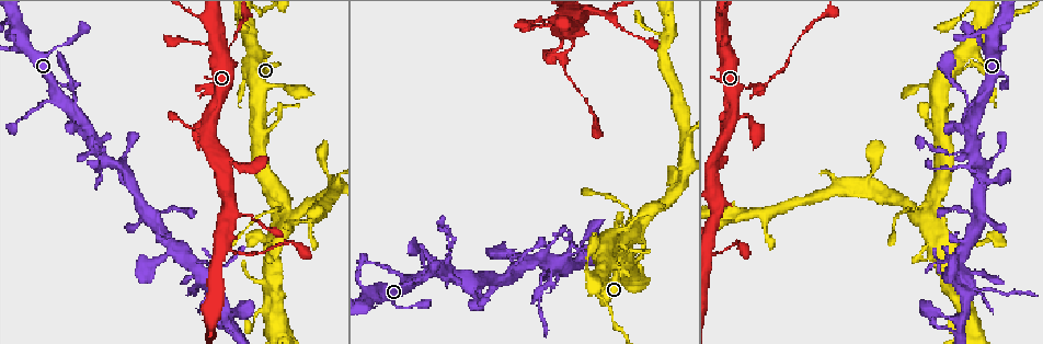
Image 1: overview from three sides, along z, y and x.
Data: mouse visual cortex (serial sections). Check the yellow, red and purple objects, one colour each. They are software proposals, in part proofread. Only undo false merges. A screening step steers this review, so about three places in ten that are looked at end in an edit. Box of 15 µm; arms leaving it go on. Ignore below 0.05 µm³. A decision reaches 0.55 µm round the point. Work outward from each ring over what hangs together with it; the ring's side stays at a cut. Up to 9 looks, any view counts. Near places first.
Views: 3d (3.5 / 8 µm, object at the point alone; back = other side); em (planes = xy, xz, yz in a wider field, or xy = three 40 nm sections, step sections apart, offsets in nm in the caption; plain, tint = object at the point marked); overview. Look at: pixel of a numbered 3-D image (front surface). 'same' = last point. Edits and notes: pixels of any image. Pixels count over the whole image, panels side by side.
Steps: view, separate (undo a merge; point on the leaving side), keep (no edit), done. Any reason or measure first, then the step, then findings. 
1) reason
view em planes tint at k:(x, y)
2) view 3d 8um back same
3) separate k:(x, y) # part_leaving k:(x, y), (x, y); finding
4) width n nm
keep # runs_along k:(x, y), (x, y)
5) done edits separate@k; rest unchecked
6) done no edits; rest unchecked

arms part here
view em planes tint at 1:(213, 84)

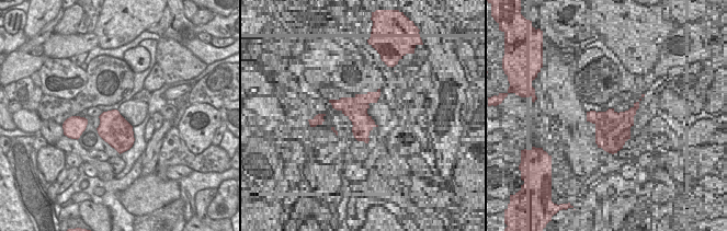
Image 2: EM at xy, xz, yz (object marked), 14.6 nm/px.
view 3d 3.5um same

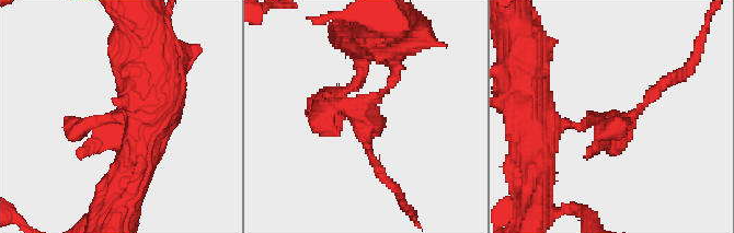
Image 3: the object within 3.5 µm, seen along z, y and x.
separate 3:(102, 119) # part_leaving 3:(585, 126), (618, 126), (661, 85); two cells meet here

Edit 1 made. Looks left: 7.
four or more arms meet
view 3d 8um at 1:(932, 214)

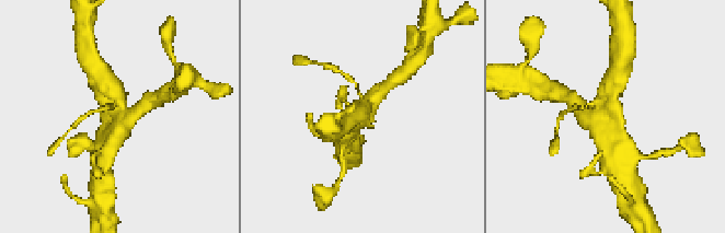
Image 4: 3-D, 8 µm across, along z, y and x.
view 3d 3.5um at 4:(120, 110)

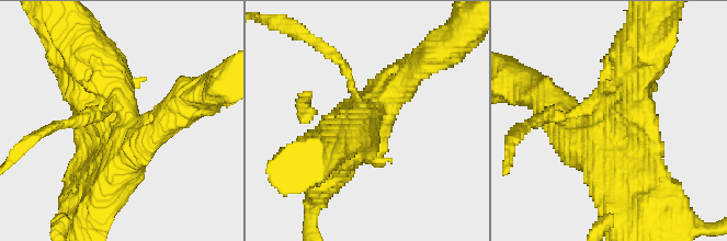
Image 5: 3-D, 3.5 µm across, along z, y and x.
view em xy step 1 tint at 5:(115, 124)

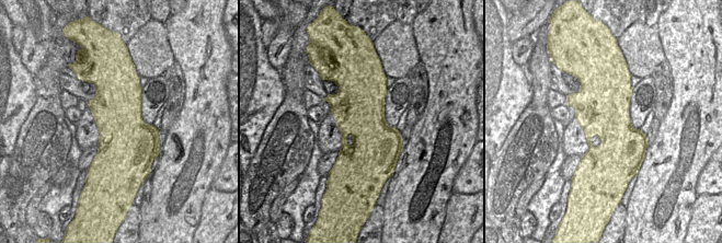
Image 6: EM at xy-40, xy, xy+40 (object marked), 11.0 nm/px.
width 600 nm
keep # runs_along 5:(633, 59), (604, 137), (615, 187); all the same cell

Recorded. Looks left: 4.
abrupt turn
view 3d 8um at 1:(279, 334)

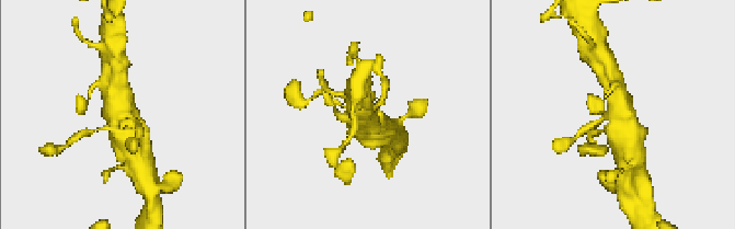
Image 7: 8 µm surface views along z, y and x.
view 3d 3.5um at 7:(611, 113)

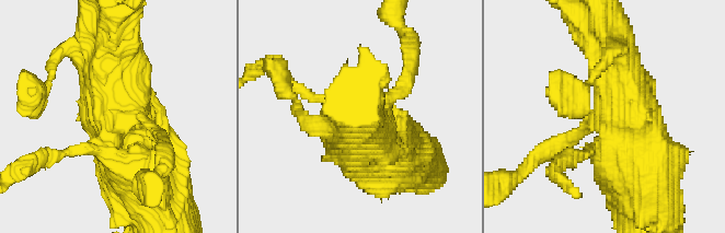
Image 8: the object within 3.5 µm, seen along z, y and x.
now the EM
view em xy step 5 tint at 8:(607, 114)

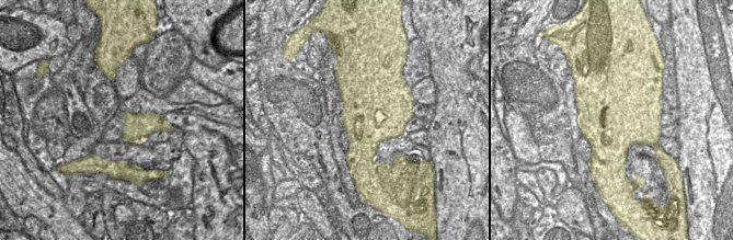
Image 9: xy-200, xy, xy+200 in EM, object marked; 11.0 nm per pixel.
keep # one cell here

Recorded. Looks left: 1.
done edits separate@3; rest unchecked

